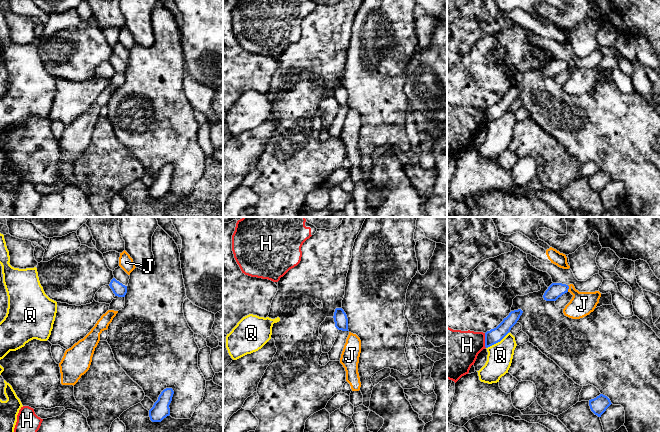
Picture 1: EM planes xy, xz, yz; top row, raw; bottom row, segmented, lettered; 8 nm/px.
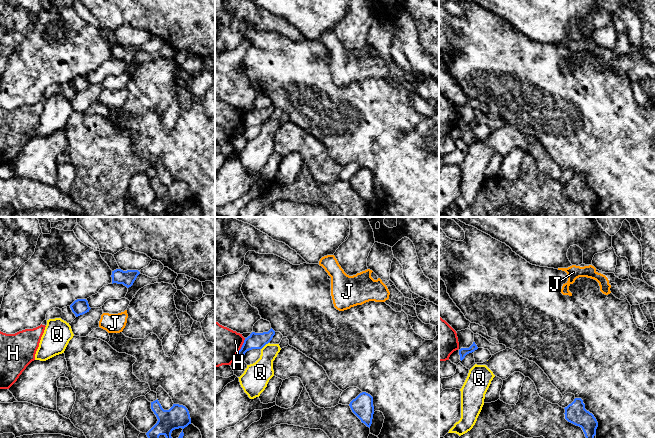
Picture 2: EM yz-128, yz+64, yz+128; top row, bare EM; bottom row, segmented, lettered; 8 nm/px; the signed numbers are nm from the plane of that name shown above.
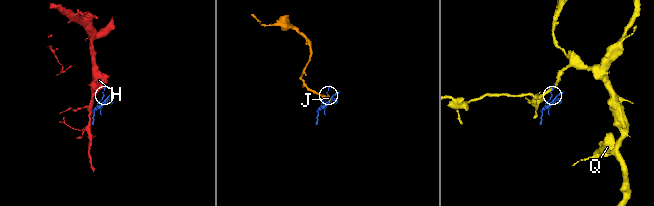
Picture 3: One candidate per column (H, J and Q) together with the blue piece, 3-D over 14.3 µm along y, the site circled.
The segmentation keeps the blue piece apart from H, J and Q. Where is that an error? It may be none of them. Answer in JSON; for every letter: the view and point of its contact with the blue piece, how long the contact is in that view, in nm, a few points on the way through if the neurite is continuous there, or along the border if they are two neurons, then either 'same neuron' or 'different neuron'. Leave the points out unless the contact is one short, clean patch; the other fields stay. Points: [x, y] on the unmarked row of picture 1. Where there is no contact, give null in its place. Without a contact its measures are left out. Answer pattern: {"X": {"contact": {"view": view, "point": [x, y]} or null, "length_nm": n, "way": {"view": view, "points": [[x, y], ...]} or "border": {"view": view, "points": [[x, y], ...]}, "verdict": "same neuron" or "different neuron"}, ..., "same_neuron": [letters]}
{"H": {"contact": {"view": "yz", "point": [485, 116]}, "length_nm": 120, "border": {"view": "yz", "points": [[484, 109], [484, 121], [486, 123]]}, "verdict": "different neuron"}, "J": {"contact": {"view": "yz", "point": [568, 64]}, "length_nm": 60, "border": {"view": "yz", "points": [[567, 61], [568, 67]]}, "verdict": "different neuron"}, "Q": {"contact": {"view": "yz", "point": [497, 118]}, "length_nm": 220, "border": {"view": "yz", "points": [[508, 108], [499, 117], [486, 124]]}, "verdict": "different neuron"}, "same_neuron": []}

